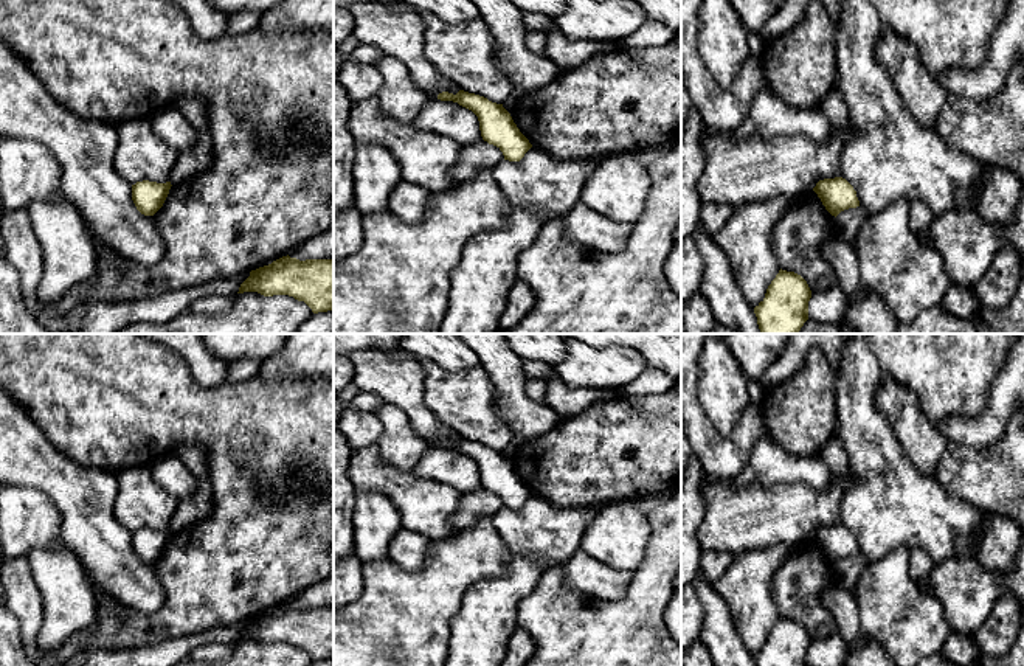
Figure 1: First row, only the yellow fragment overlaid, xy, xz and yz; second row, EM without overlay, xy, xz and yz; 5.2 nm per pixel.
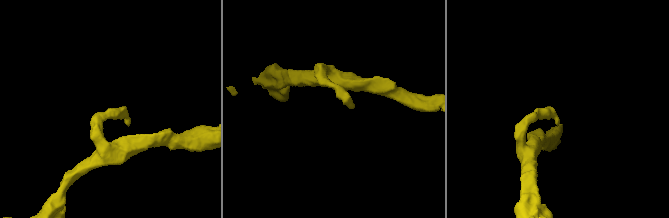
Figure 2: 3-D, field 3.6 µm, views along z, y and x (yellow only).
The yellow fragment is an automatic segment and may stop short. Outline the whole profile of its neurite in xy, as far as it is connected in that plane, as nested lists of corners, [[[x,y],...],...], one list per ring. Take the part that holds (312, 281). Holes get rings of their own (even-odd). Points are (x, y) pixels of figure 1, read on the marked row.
[[[282,256],[250,272],[237,293],[258,292],[264,297],[289,295],[304,301],[313,314],[334,309],[334,261]]]

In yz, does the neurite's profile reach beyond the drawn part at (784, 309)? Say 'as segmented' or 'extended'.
as segmented

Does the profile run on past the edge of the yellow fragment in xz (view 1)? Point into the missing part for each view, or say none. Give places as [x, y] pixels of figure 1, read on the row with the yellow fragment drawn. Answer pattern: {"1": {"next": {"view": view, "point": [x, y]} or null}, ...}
{"1": {"next": null}}

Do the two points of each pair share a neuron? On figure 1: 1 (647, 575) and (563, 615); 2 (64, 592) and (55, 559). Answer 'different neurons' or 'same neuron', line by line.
1: same neuron
2: same neuron

